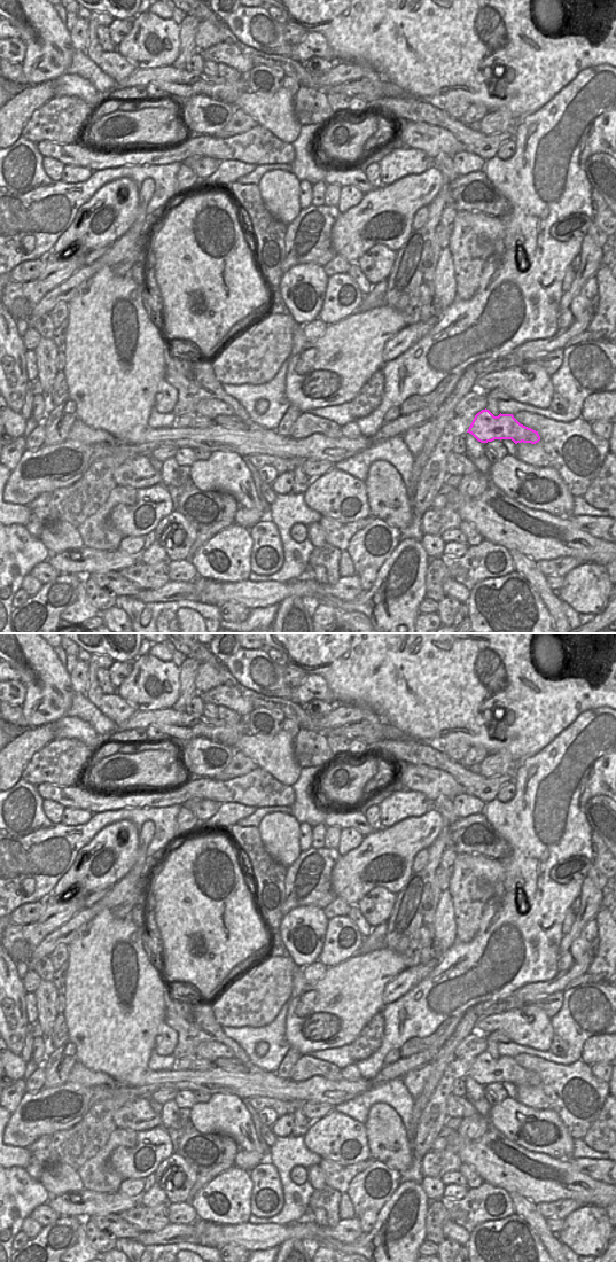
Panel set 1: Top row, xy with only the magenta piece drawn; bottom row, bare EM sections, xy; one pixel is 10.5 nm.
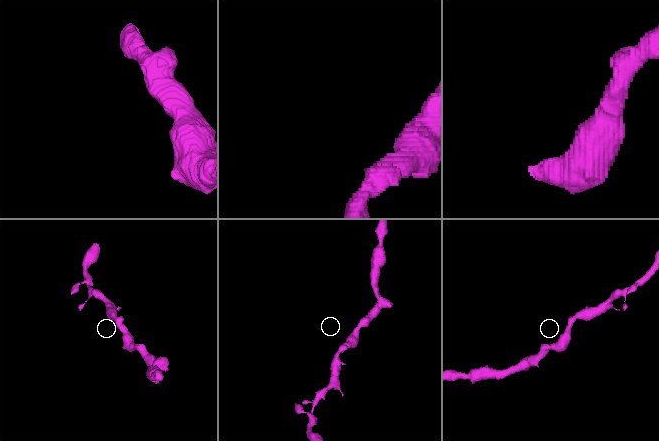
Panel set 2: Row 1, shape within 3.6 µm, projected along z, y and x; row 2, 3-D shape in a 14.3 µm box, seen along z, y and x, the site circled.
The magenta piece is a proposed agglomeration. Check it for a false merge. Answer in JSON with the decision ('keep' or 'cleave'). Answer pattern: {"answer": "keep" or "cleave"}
{"answer": "keep"}

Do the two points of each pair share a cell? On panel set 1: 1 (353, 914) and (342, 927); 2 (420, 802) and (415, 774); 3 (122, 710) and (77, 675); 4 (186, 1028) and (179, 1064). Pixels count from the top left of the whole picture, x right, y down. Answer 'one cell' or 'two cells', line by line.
1: two cells
2: two cells
3: two cells
4: two cells

